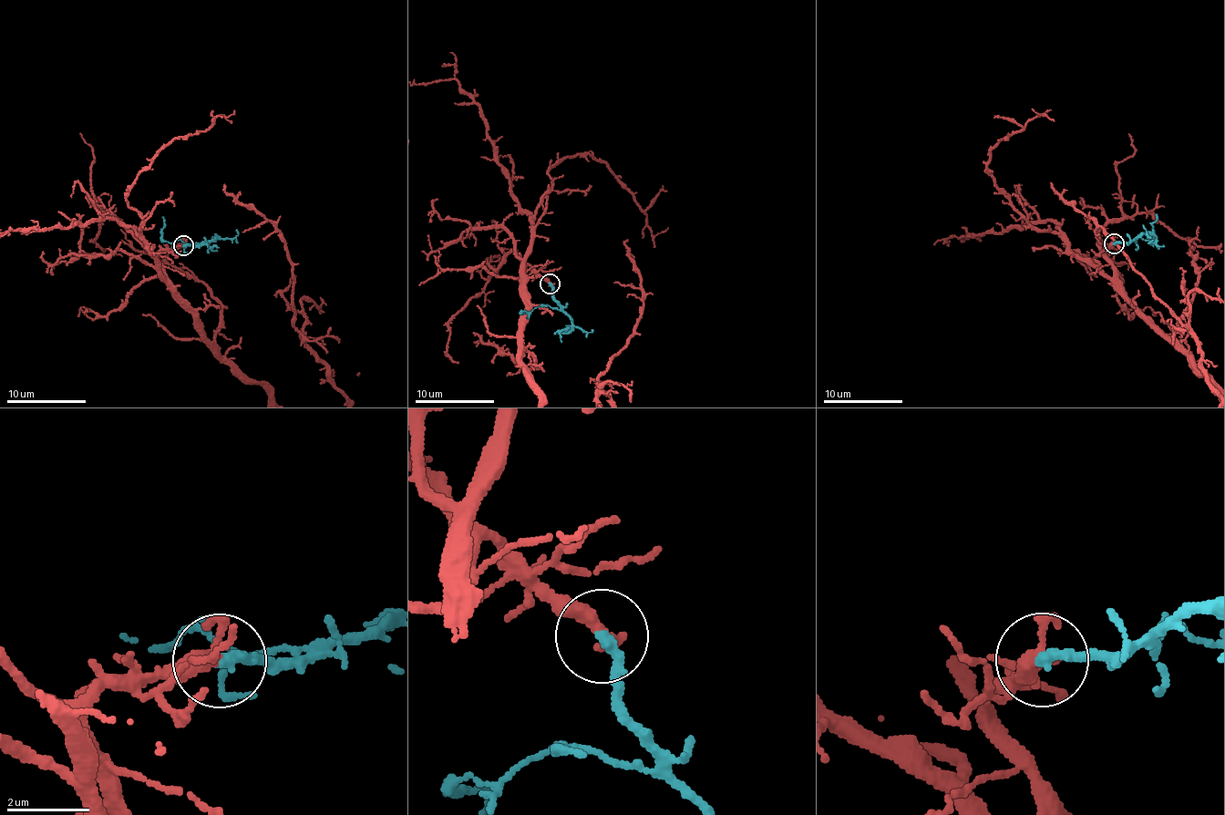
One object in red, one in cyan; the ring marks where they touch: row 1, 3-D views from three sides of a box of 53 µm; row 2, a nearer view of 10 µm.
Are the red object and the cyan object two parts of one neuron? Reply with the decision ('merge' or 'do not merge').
merge

